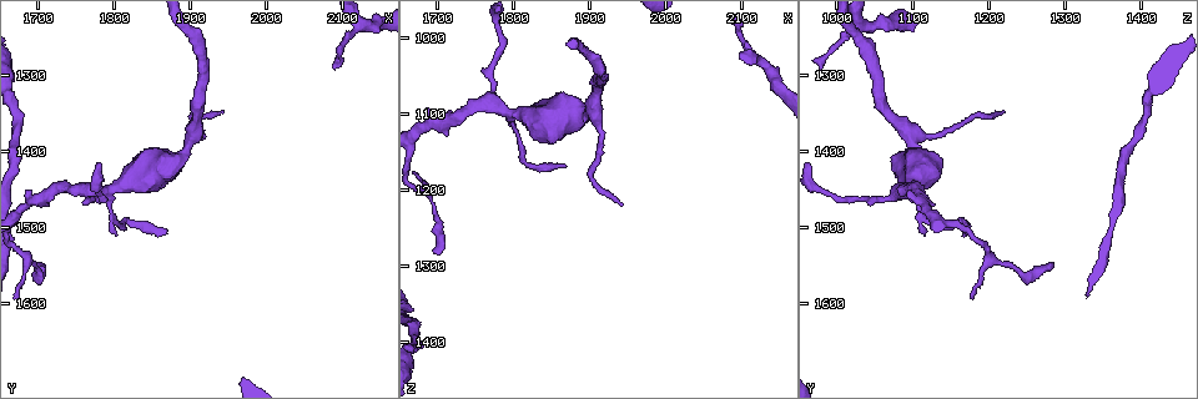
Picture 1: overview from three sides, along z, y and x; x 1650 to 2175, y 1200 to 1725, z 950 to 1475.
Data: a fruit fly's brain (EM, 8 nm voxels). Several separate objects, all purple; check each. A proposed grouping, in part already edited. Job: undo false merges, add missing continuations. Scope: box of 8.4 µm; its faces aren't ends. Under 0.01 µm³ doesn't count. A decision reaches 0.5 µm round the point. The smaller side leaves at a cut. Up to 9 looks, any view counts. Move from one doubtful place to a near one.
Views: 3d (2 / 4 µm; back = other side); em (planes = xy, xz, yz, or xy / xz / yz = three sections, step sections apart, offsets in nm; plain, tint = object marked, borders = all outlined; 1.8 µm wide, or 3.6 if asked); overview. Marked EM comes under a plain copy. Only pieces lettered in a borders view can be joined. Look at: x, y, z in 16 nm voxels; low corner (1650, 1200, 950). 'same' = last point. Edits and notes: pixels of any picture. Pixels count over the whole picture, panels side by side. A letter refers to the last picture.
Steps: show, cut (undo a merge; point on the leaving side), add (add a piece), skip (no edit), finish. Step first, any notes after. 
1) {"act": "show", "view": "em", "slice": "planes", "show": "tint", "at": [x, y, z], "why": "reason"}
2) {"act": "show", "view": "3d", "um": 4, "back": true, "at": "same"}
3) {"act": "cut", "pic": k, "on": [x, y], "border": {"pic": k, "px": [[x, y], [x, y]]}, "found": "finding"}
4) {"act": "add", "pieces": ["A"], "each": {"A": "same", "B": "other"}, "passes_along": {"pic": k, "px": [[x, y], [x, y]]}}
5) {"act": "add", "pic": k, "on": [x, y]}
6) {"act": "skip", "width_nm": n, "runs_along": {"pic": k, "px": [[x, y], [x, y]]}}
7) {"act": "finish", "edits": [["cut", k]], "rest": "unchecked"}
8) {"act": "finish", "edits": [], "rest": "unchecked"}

{"act": "show", "view": "em", "slice": "planes", "show": "tint", "at": [1905, 1380, 1100], "why": "three arms meet"}

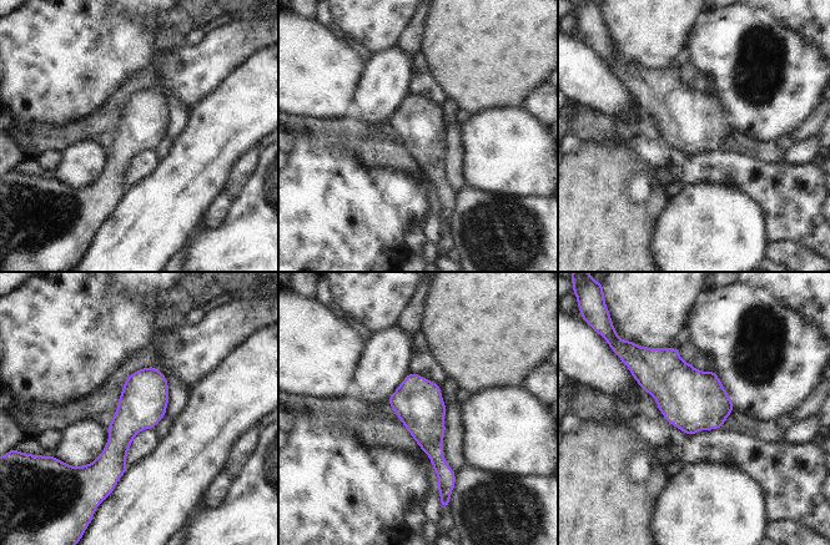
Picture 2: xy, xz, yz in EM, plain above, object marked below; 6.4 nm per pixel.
{"act": "show", "view": "em", "slice": "planes", "show": "borders", "at": "same", "why": "what lies round it"}

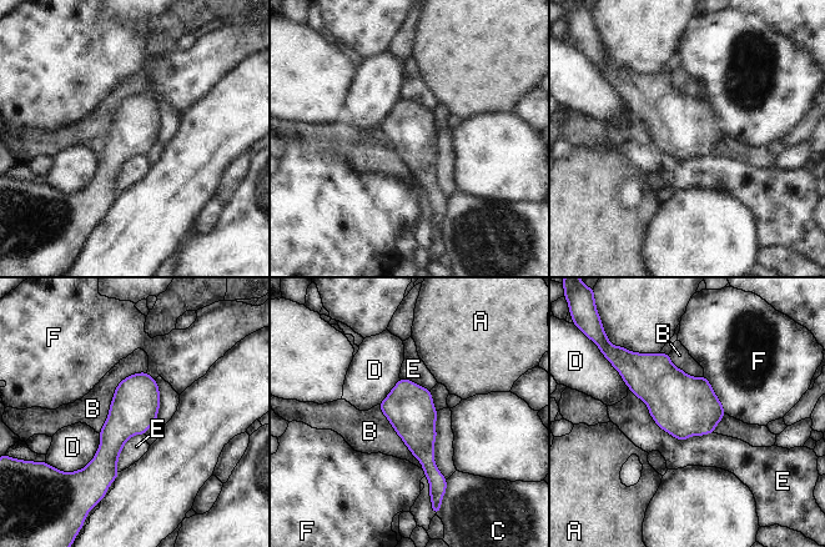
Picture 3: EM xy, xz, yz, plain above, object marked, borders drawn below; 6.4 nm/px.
{"act": "skip", "each": {"A": "other", "B": "other", "C": "other", "D": "other", "E": "other", "F": "other"}, "border": {"pic": 3, "px": [[146, 371], [117, 385], [99, 433]]}, "found": "continuous, no second cell"}

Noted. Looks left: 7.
{"act": "show", "view": "em", "slice": "yz", "step": 4, "show": "tint", "at": [1775, 1455, 1085]}

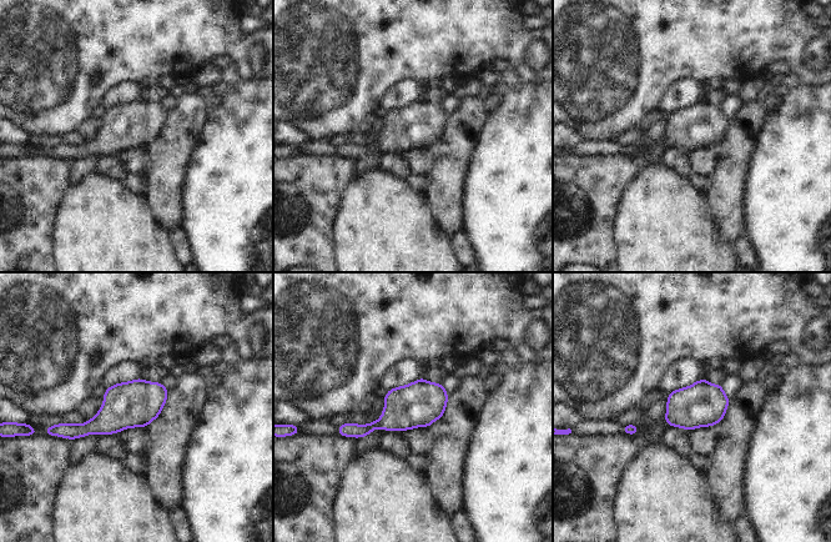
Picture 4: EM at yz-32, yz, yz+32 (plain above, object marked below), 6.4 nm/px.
{"act": "show", "view": "em", "slice": "planes", "show": "borders", "at": "same", "why": "cut it another way"}

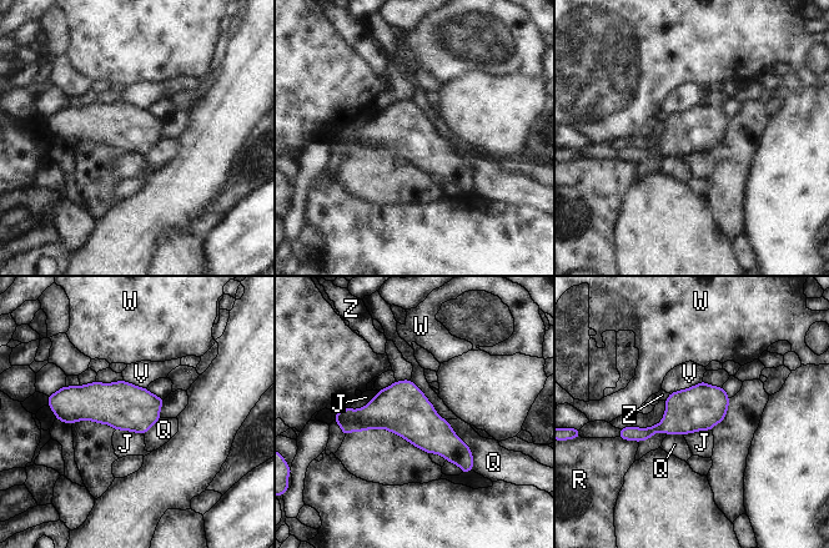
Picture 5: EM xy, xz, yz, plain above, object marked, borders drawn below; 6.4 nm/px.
{"act": "skip", "longest_contact_nm": ["Q", 380], "each": {"J": "other", "Q": "other", "R": "other", "V": "other", "W": "other", "Z": "other"}, "found": "one cell here"}

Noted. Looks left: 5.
{"act": "show", "view": "em", "slice": "yz", "step": 16, "show": "borders", "at": [1865, 1505, 1165], "why": "free end"}

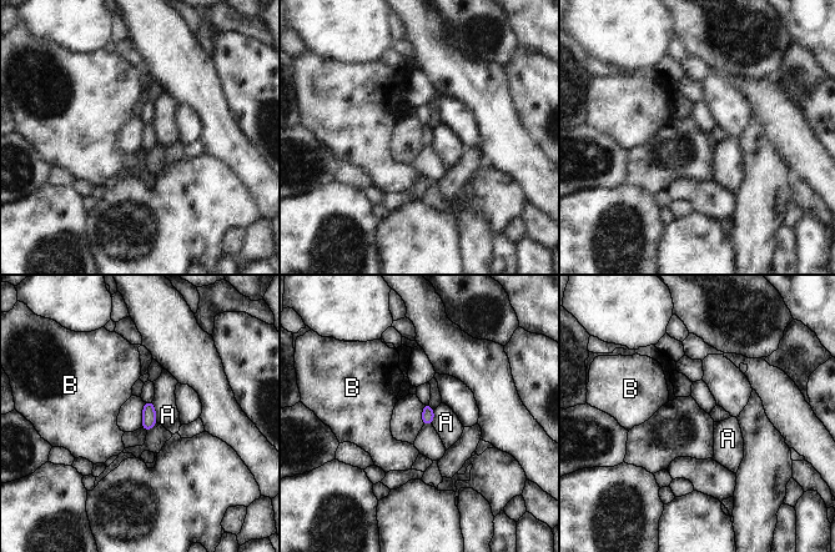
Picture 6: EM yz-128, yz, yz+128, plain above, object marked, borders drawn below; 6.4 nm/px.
{"act": "skip", "each": {"A": "other", "B": "other"}, "border": {"pic": 6, "px": [[151, 401], [157, 422]]}, "found": "no lettered piece goes on from it"}

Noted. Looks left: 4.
{"act": "show", "view": "3d", "um": 2, "at": [1695, 1550, 1280], "why": "thin end"}

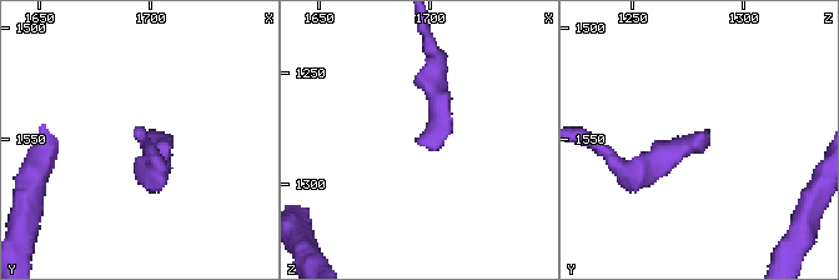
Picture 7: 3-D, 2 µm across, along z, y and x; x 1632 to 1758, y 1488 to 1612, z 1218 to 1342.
{"act": "show", "view": "em", "slice": "planes", "show": "borders", "at": [1695, 1550, 1282], "why": "shape alone is not enough"}

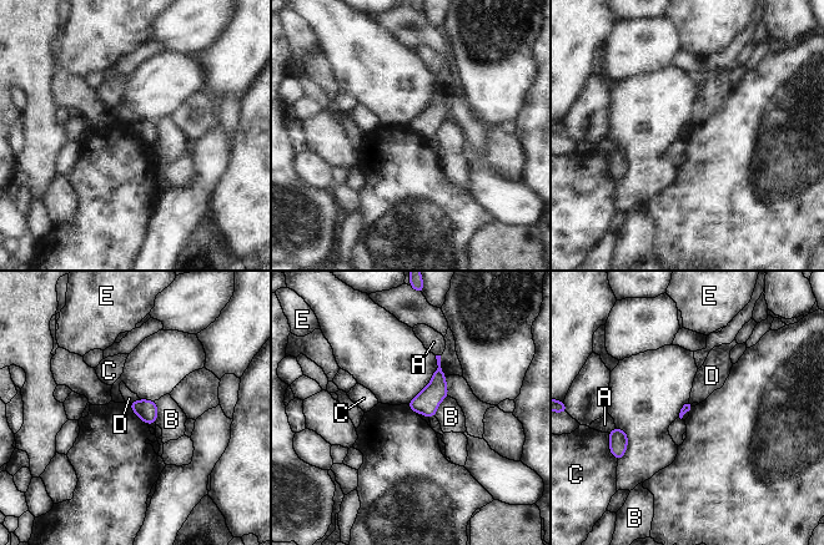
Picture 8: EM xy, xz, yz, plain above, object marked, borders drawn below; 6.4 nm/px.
{"act": "skip", "each": {"A": "other", "B": "other", "C": "other", "D": "other", "E": "other"}, "border": {"pic": 8, "px": [[140, 399], [130, 403]]}, "found": "none of them fits"}

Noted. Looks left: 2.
{"act": "finish", "edits": [], "rest": "unchecked"}

